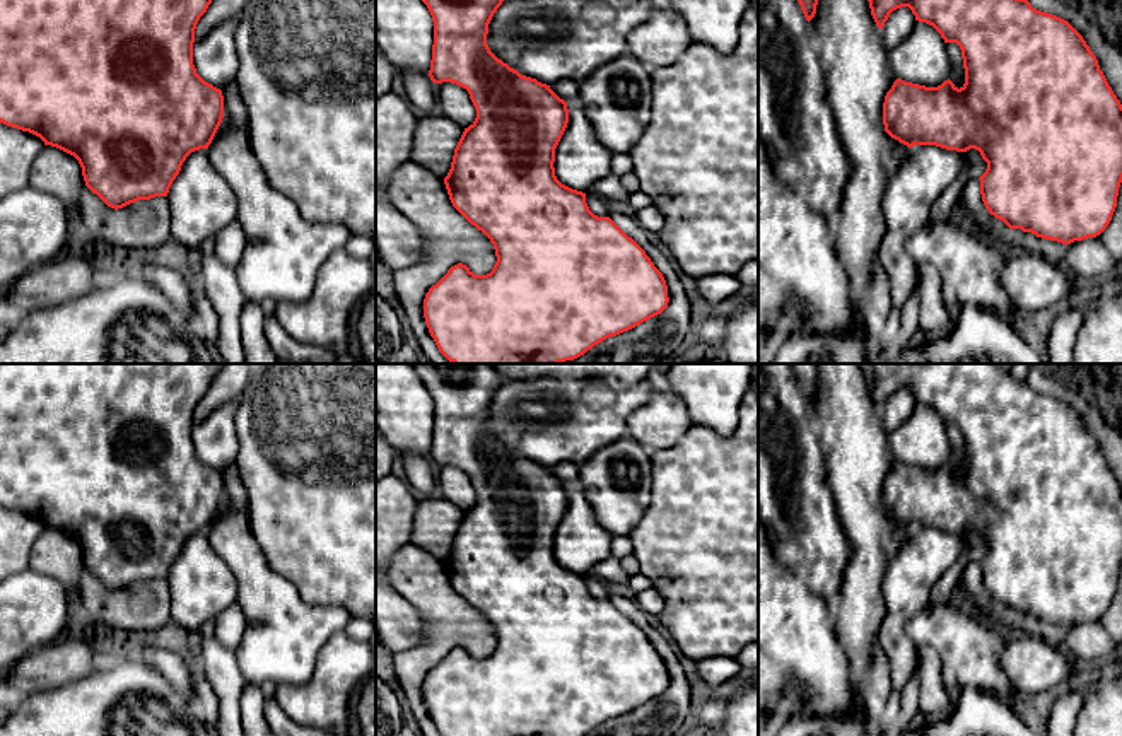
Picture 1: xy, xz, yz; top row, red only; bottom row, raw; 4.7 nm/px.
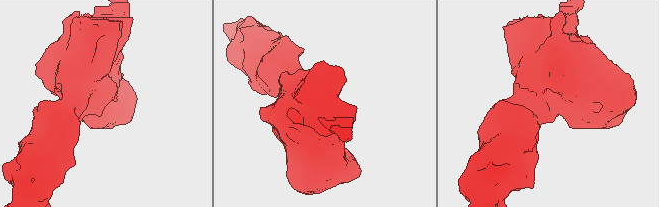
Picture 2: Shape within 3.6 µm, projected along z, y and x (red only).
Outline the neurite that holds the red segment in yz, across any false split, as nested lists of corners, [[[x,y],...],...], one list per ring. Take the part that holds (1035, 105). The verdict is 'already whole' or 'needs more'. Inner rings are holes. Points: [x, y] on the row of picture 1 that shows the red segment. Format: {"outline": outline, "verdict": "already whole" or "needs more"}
{"outline": [[[868,0],[871,15],[879,29],[883,29],[890,14],[897,9],[909,7],[915,20],[932,26],[944,43],[956,43],[961,50],[965,84],[958,89],[950,79],[938,87],[926,87],[897,79],[885,96],[883,125],[885,131],[907,145],[936,145],[946,150],[967,152],[975,149],[987,162],[980,179],[980,195],[991,215],[1002,220],[1009,229],[1021,229],[1037,237],[1071,244],[1088,237],[1100,236],[1112,220],[1117,207],[1119,188],[1122,183],[1122,104],[1108,85],[1098,60],[1083,39],[1083,36],[1064,19],[1040,12],[1028,0]]], "verdict": "already whole"}

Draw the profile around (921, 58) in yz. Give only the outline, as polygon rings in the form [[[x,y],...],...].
[[[915,22],[910,34],[888,53],[898,79],[938,87],[950,77],[950,58],[941,34],[926,22]]]

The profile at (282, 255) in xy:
[[[236,80],[224,91],[224,118],[208,159],[237,200],[236,220],[246,244],[234,266],[244,301],[304,301],[323,263],[350,239],[338,224],[306,220],[295,203],[273,190],[248,138],[248,114]]]

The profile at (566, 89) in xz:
[[[564,79],[550,85],[550,89],[567,104],[576,102],[579,97],[579,82]]]

